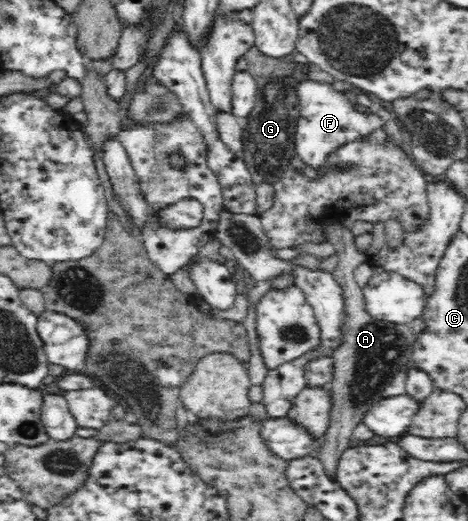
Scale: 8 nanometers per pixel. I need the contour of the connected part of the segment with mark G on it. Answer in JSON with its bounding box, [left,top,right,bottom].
[242,45,335,183]

